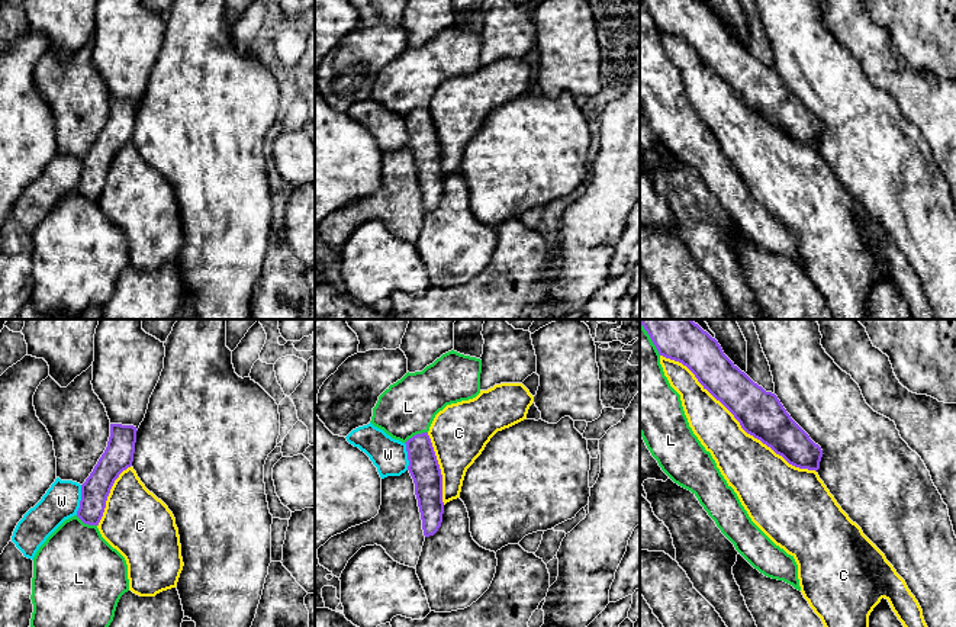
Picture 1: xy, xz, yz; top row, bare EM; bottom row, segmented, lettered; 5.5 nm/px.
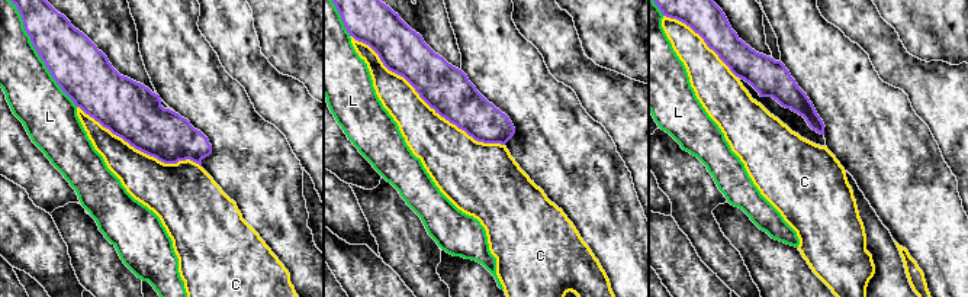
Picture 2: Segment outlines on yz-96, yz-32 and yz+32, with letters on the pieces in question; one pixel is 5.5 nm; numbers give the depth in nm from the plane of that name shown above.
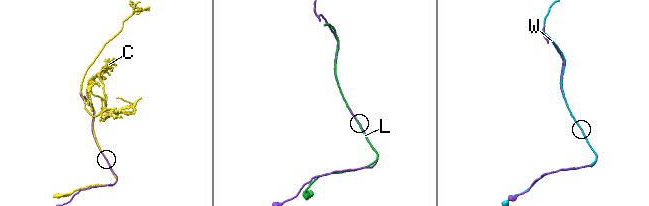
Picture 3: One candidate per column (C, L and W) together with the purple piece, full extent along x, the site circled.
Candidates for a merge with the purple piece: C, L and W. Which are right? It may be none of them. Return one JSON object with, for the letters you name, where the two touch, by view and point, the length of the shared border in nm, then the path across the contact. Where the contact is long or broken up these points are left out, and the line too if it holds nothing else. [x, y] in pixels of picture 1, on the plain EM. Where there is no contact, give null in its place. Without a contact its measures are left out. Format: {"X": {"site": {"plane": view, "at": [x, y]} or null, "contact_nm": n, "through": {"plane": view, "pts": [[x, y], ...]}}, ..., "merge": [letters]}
{"merge": []}

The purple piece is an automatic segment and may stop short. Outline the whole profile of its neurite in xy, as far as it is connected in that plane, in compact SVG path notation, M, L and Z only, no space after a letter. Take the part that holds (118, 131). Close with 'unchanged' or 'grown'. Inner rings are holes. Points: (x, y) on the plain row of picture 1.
M110 99L107 122L90 151L81 160L77 192L88 200L99 200L110 164L119 149L132 141L136 102Z; unchanged

